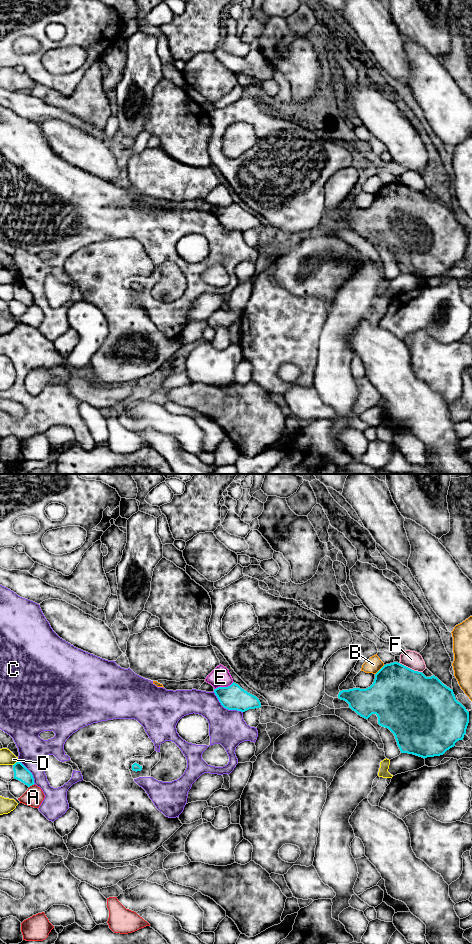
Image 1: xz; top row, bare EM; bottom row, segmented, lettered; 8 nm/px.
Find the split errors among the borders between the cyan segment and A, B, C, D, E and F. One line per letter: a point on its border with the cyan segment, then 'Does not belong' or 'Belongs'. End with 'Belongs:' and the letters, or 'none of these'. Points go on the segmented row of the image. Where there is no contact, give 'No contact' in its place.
A: Touches cyan at xz (31, 785). Does not belong
B: Touches cyan at xz (379, 670). Does not belong
C: Touches cyan at xz (225, 707). Does not belong
D: Touches cyan at xz (15, 763). Does not belong
E: Touches cyan at xz (223, 687). Does not belong
F: Touches cyan at xz (409, 668). Does not belong
Belongs: none of these

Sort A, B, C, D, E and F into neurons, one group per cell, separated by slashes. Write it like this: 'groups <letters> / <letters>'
groups A / B / C / D E / F

